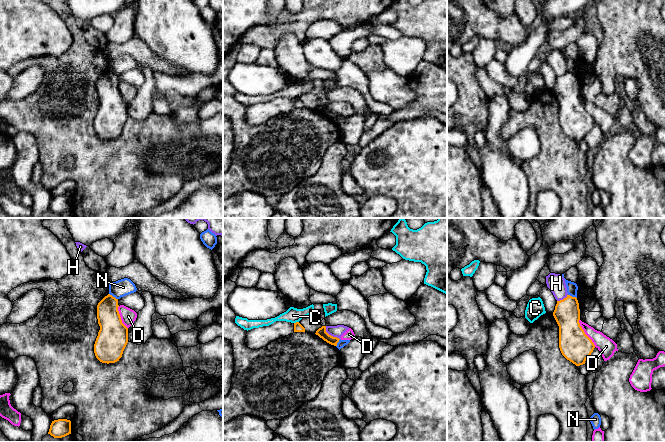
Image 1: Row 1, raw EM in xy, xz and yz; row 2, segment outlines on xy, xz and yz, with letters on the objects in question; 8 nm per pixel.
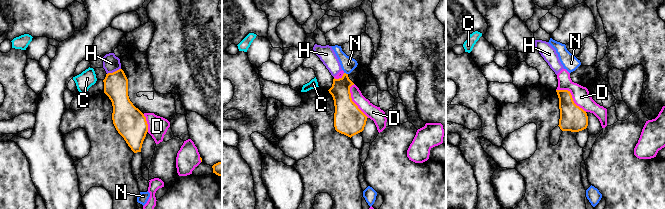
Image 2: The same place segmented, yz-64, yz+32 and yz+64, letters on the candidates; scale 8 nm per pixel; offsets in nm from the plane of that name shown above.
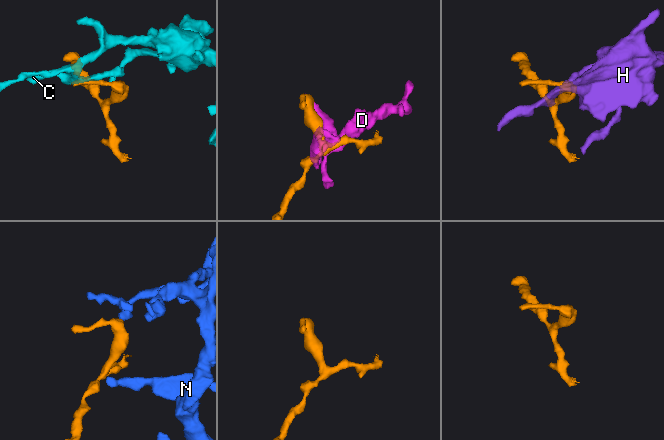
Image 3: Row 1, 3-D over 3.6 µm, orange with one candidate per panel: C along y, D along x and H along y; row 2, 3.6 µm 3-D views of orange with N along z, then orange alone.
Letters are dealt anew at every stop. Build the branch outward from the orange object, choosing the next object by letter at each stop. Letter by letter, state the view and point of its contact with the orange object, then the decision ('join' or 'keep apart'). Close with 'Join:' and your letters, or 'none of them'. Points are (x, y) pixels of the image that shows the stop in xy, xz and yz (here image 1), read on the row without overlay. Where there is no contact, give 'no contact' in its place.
C: contact xz (296, 98); keep apart
D: contact yz (584, 109); keep apart
H: contact xz (330, 111); keep apart
N: contact xy (112, 72); keep apart
Join: none of them

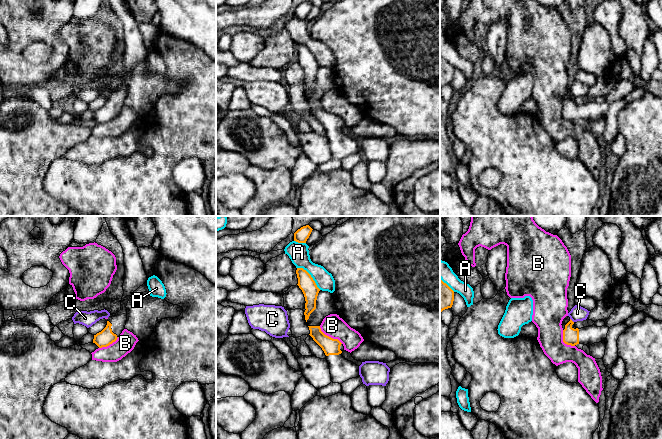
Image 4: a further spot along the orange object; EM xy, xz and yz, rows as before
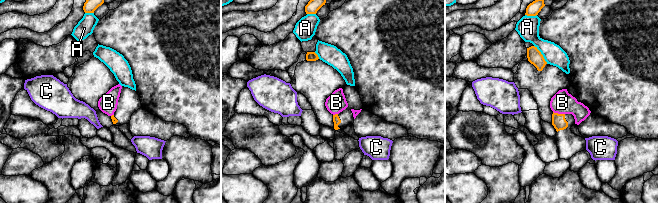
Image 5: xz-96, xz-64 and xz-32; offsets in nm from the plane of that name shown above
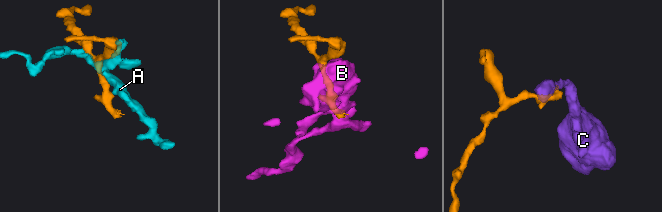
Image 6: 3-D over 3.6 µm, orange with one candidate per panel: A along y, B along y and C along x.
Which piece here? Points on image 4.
A: contact xz (310, 52); keep apart
B: contact xz (330, 113); keep apart
C: contact yz (571, 96); keep apart
Join: none of them

